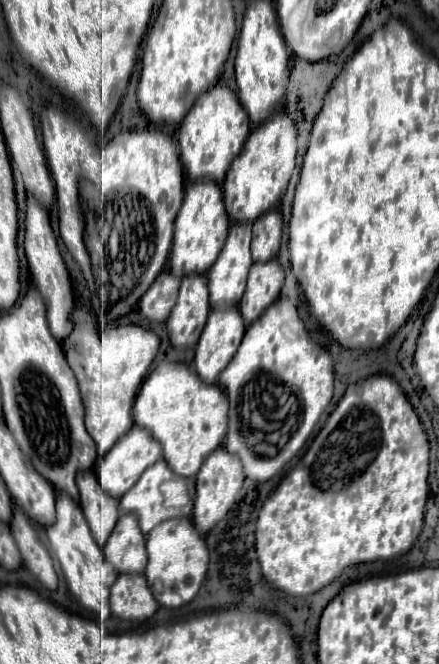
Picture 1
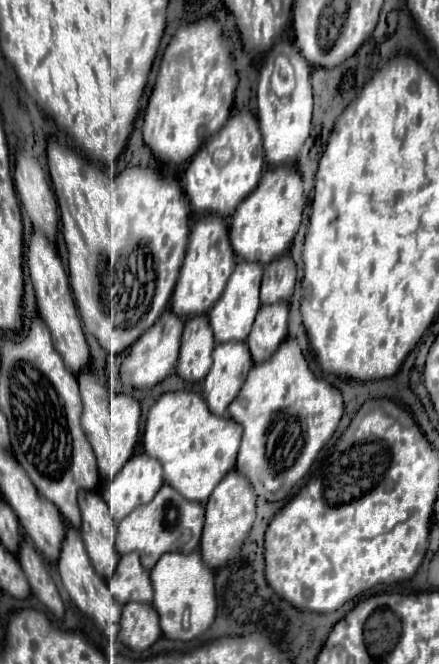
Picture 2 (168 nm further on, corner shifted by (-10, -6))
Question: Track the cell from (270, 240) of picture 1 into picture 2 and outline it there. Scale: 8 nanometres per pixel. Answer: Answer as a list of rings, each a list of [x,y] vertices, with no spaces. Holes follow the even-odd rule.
[[[284,255],[264,269],[260,303],[262,305],[288,303],[294,293],[294,285],[296,285],[296,265],[290,255]]]

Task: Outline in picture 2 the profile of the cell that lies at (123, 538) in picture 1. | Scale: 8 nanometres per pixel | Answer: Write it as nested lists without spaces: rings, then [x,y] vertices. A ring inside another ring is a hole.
[[[136,553],[122,555],[116,567],[114,577],[108,581],[110,595],[126,605],[126,603],[152,603],[152,583],[150,573],[142,567],[140,557]]]

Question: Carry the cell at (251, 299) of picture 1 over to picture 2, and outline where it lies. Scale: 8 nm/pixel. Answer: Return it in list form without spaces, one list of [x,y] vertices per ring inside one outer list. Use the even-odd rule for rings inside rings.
[[[276,303],[260,307],[252,333],[246,341],[252,361],[256,365],[268,361],[286,337],[288,337],[288,305]]]

